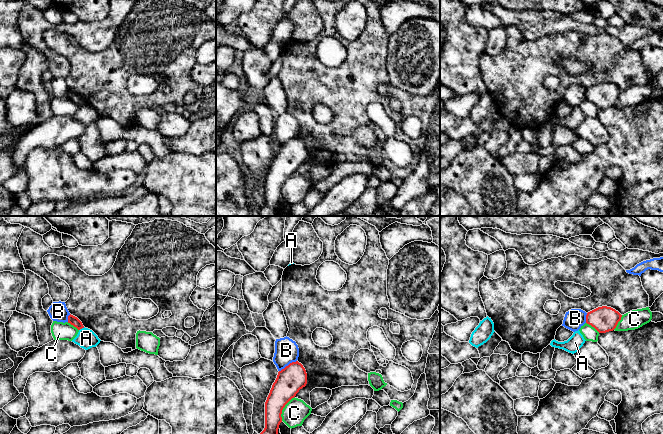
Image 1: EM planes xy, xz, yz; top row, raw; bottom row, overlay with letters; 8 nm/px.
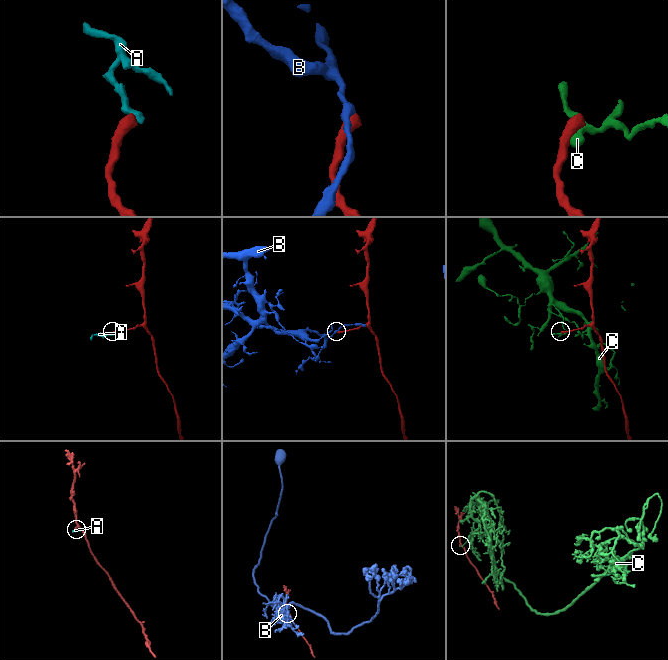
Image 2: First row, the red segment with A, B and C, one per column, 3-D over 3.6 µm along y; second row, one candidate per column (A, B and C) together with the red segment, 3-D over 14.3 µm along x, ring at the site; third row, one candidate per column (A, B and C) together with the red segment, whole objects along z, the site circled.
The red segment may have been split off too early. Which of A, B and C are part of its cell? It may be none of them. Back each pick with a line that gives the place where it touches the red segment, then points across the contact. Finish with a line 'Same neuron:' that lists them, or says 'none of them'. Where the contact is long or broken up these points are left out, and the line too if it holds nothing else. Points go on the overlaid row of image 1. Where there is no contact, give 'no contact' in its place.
Same neuron: none of them

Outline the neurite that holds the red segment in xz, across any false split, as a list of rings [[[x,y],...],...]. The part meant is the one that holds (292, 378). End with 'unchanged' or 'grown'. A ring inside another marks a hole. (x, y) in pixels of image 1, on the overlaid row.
[[[298,361],[278,372],[265,402],[265,428],[260,434],[278,434],[283,408],[306,384],[306,370]]] | unchanged

